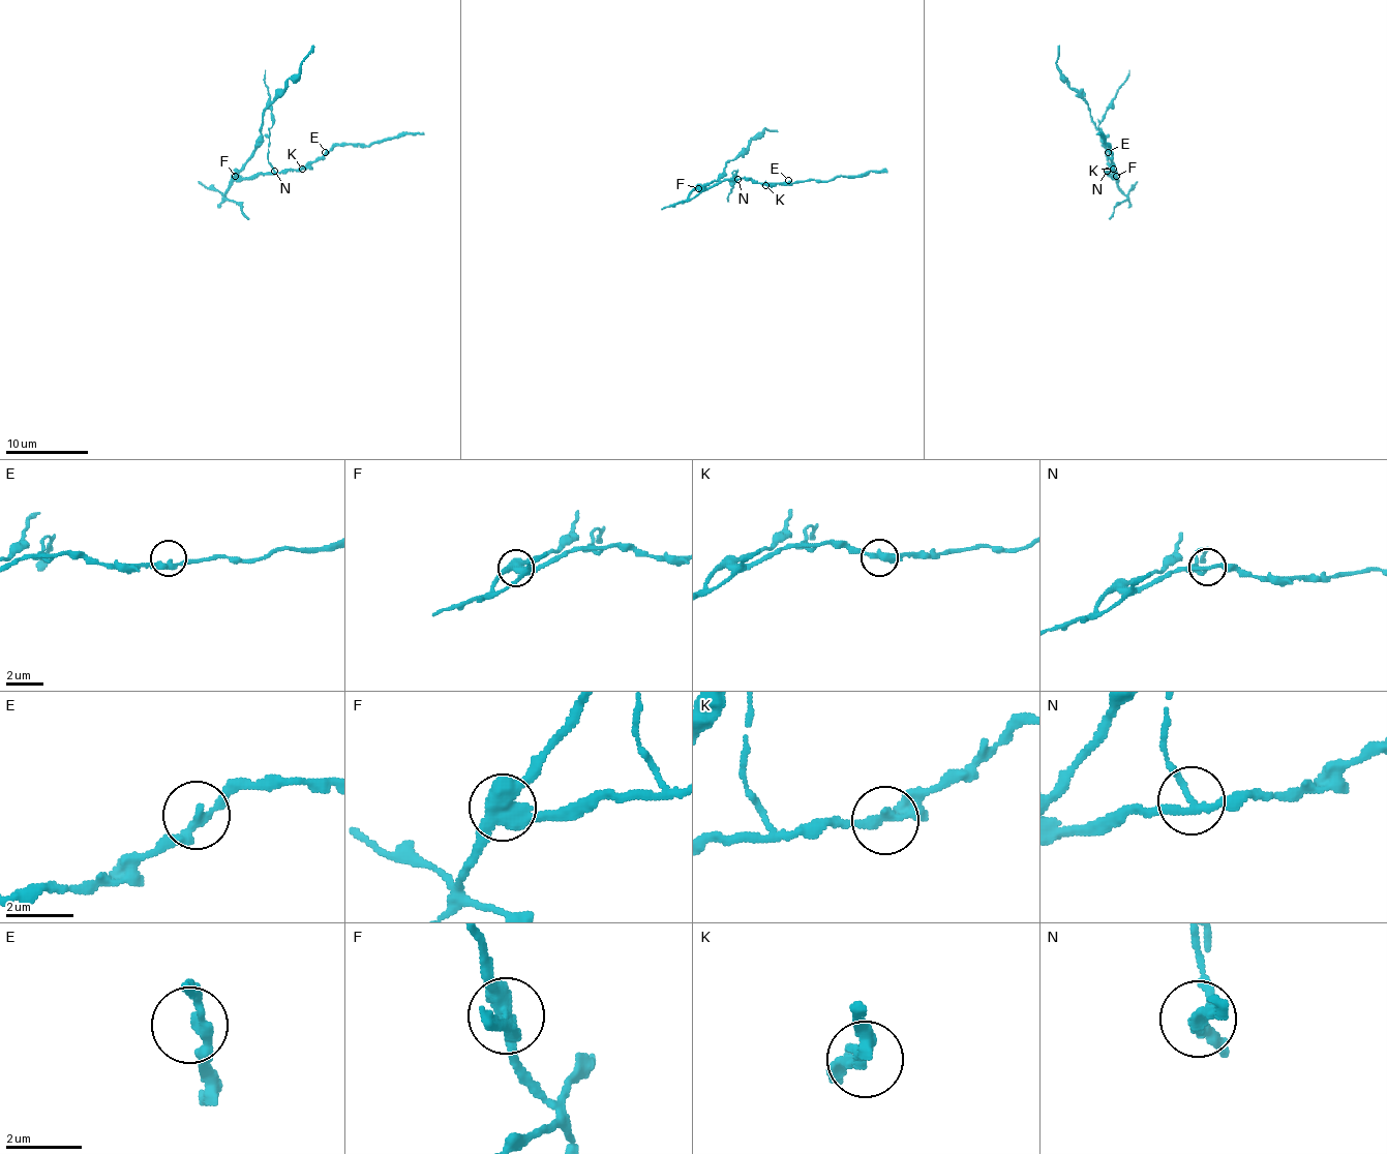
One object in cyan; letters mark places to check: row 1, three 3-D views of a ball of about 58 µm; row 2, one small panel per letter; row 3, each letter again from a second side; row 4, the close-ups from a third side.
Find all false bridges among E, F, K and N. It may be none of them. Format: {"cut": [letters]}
{"cut": ["F", "N"]}

